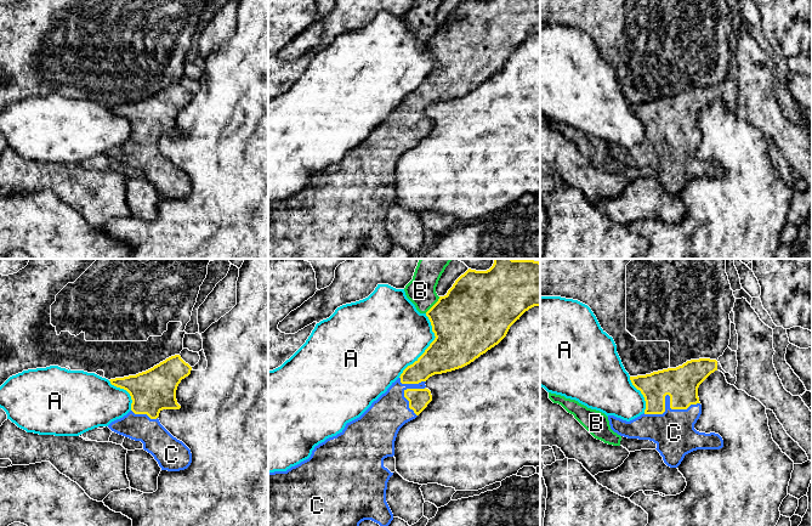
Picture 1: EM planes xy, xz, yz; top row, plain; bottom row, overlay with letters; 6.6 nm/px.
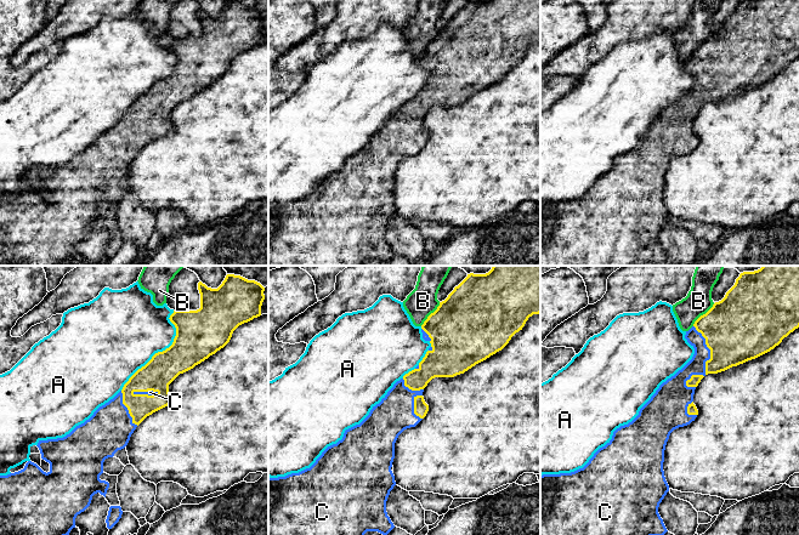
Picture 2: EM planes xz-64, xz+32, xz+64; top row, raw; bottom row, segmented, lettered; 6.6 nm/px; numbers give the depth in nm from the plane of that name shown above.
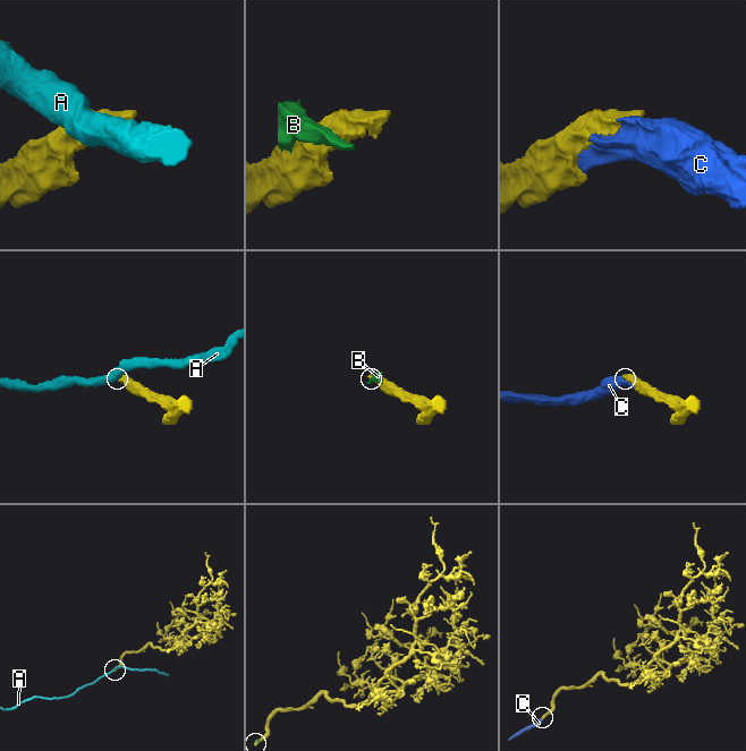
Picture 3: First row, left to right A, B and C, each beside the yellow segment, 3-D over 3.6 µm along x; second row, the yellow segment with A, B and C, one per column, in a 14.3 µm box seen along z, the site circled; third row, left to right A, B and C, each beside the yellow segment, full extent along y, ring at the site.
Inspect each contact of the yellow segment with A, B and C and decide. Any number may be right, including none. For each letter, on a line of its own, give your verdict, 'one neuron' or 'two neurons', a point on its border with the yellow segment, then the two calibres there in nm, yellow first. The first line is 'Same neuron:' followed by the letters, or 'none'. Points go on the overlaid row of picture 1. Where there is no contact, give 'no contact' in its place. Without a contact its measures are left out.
Same neuron: C
A: two neurons | xz (429, 346) | 380/460 nm
B: two neurons | xz (433, 305) | 460/190 nm
C: one neuron | yz (669, 395) | 220/280 nm

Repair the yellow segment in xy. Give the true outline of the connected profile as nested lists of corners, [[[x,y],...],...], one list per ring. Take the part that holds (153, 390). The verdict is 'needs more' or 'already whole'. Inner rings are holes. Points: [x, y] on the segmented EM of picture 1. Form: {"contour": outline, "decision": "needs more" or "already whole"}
{"contour": [[[180,355],[171,356],[153,368],[124,378],[110,379],[110,384],[126,390],[132,400],[131,411],[108,428],[125,437],[143,443],[161,470],[180,471],[192,463],[191,449],[174,437],[159,422],[163,409],[180,409],[176,390],[192,367]]], "decision": "needs more"}

